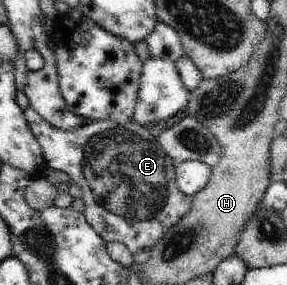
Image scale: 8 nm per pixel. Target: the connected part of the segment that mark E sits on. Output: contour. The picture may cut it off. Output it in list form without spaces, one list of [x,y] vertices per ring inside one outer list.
[[[30,106],[24,110],[24,117],[42,146],[42,151],[49,167],[61,170],[82,188],[85,204],[83,214],[93,228],[93,222],[106,222],[107,240],[123,242],[133,255],[134,262],[142,265],[150,256],[159,239],[173,228],[191,208],[194,198],[183,194],[175,180],[175,166],[159,141],[152,125],[137,125],[129,122],[120,125],[117,121],[88,121],[77,129],[64,131],[49,124]]]

